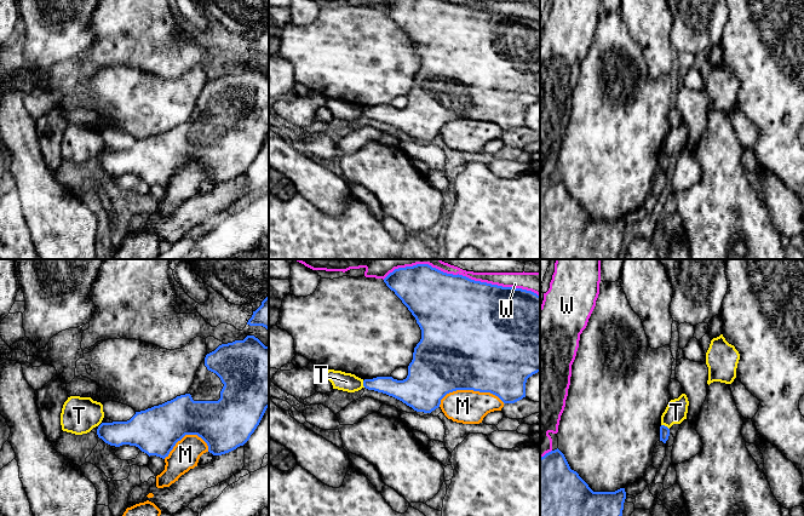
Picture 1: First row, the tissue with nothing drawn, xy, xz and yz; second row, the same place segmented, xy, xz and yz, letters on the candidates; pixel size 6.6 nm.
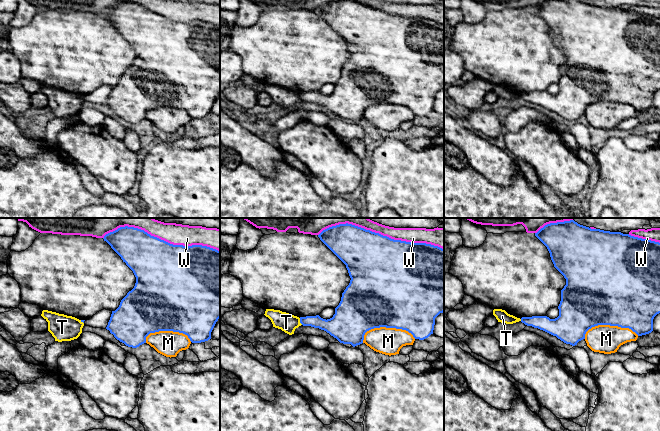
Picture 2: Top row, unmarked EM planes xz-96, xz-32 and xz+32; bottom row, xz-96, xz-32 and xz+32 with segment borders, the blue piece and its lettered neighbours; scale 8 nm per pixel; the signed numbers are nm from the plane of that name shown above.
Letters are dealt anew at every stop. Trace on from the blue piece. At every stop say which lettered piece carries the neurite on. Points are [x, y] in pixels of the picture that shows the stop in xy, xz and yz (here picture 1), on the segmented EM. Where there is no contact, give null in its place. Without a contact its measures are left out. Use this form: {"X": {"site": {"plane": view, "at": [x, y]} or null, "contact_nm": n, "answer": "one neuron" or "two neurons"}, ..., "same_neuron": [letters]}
{"M": {"site": {"plane": "xz", "at": [469, 389]}, "contact_nm": 440, "answer": "two neurons"}, "T": {"site": {"plane": "yz", "at": [664, 425]}, "contact_nm": 70, "answer": "two neurons"}, "W": {"site": {"plane": "xz", "at": [461, 275]}, "contact_nm": 1050, "answer": "two neurons"}, "same_neuron": []}

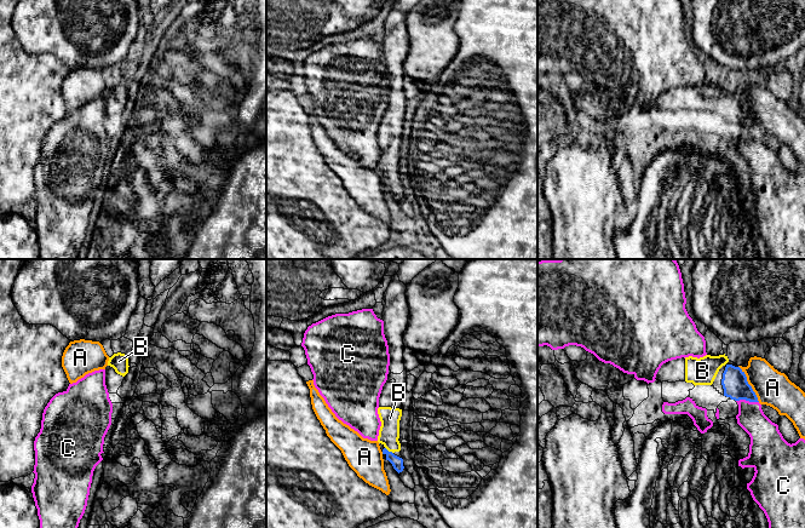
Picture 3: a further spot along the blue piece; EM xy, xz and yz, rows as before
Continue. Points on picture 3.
{"A": {"site": {"plane": "yz", "at": [748, 384]}, "contact_nm": 280, "answer": "two neurons"}, "B": {"site": {"plane": "xz", "at": [387, 451]}, "contact_nm": 70, "answer": "one neuron"}, "C": {"site": {"plane": "yz", "at": [747, 400]}, "contact_nm": 150, "answer": "two neurons"}, "same_neuron": ["B"]}

